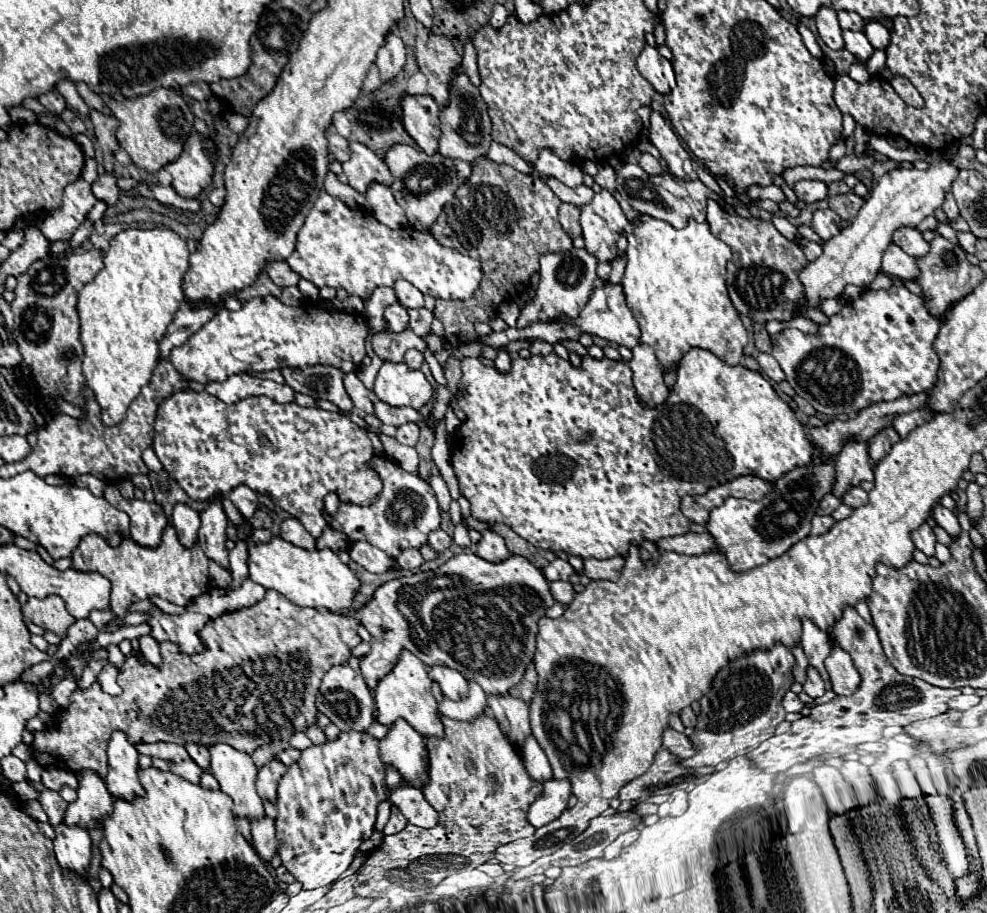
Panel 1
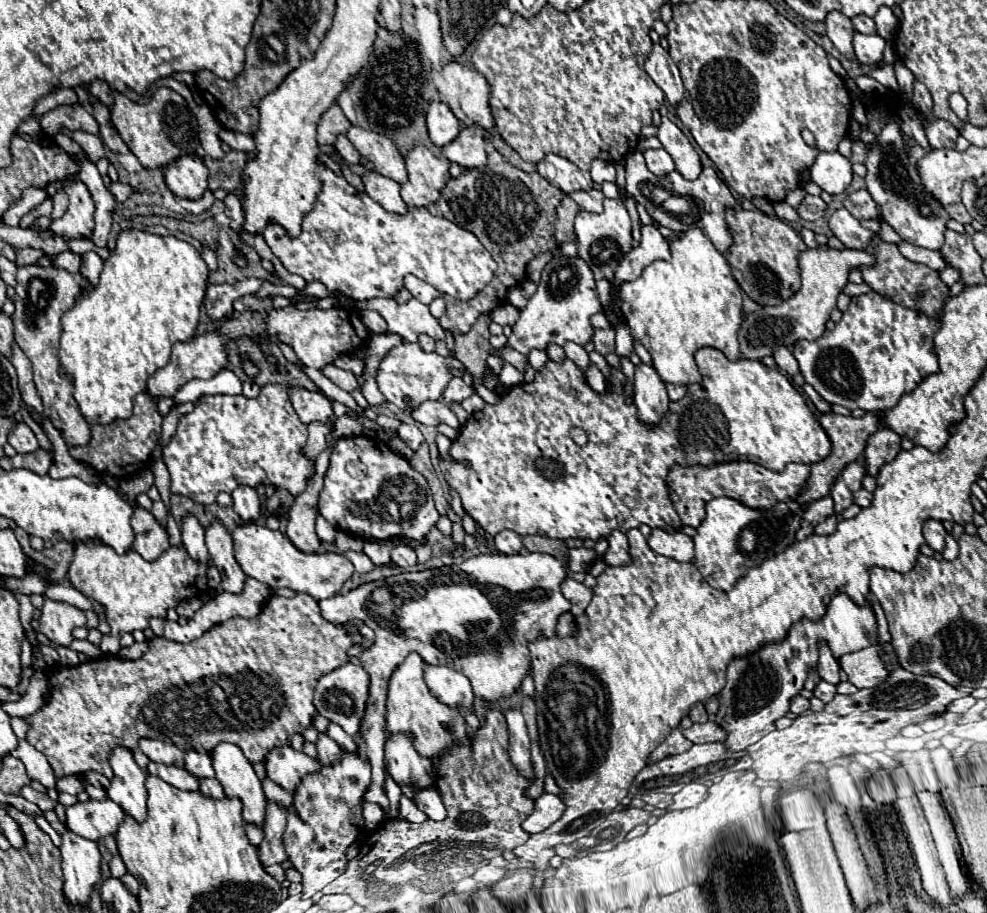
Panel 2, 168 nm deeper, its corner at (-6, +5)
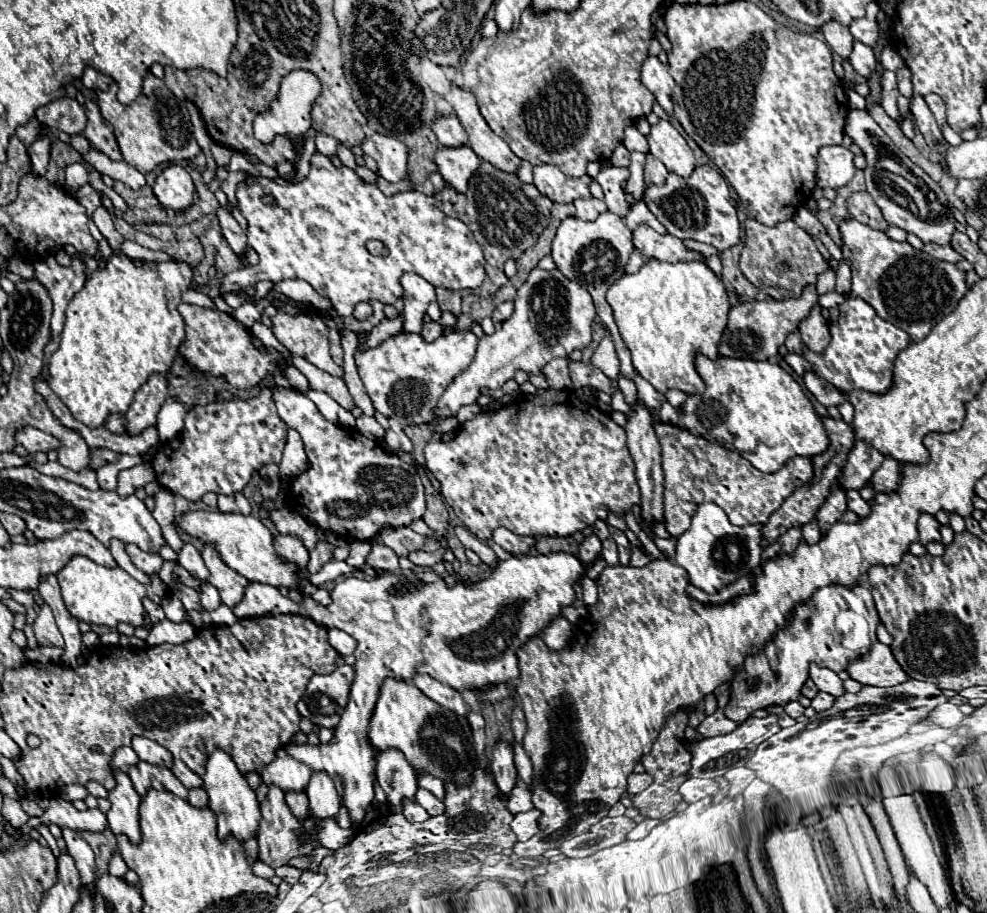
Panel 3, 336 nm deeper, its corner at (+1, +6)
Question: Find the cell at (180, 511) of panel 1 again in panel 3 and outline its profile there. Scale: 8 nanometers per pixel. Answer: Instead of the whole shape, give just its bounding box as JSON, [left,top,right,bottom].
[178,543,208,581]

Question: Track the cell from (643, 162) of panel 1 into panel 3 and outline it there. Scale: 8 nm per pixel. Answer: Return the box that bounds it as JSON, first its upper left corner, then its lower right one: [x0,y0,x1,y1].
[644,153,668,185]

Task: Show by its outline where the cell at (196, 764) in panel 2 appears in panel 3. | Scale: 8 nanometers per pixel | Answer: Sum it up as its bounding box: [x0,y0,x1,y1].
[172,759,204,789]

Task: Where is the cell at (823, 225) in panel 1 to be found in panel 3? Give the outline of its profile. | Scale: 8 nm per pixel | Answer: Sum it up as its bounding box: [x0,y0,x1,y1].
[838,217,968,341]

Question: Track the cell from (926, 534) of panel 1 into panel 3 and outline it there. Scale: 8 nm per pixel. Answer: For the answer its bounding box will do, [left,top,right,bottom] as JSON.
[918,515,940,545]

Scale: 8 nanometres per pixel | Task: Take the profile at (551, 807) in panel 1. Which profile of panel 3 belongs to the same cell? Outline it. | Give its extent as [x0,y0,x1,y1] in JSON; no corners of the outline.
[510,809,542,841]

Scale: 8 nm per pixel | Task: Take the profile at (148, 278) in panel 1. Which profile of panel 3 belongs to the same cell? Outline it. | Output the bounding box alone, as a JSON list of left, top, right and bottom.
[48,253,194,427]

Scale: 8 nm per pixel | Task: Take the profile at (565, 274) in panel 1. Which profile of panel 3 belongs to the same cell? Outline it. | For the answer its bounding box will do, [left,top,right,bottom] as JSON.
[434,269,596,419]

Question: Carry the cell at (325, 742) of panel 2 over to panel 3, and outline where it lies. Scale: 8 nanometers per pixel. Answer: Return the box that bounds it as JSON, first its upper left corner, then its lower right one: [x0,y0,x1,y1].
[306,771,340,817]

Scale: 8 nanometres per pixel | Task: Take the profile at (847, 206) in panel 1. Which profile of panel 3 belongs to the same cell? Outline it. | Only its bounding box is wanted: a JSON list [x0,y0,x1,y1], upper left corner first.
[848,191,888,231]

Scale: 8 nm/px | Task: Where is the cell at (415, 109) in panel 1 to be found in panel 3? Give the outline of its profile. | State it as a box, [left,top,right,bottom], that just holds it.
[430,115,468,147]

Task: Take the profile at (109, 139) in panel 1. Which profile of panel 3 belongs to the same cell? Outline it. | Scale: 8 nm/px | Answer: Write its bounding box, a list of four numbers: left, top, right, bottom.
[84,101,122,161]

